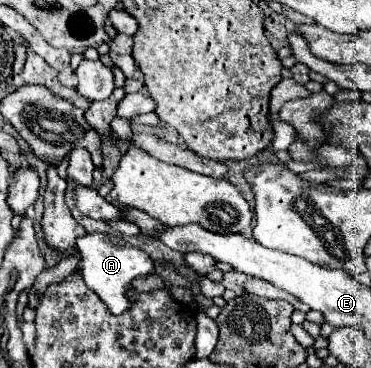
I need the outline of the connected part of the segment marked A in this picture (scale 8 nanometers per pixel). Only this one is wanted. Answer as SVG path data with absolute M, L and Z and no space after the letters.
M92 232L76 238L76 248L82 254L82 276L86 280L86 286L102 298L102 302L108 306L112 314L122 314L124 310L128 310L130 302L126 298L126 290L132 284L132 280L136 276L146 276L154 272L154 262L150 260L150 256L122 238Z

